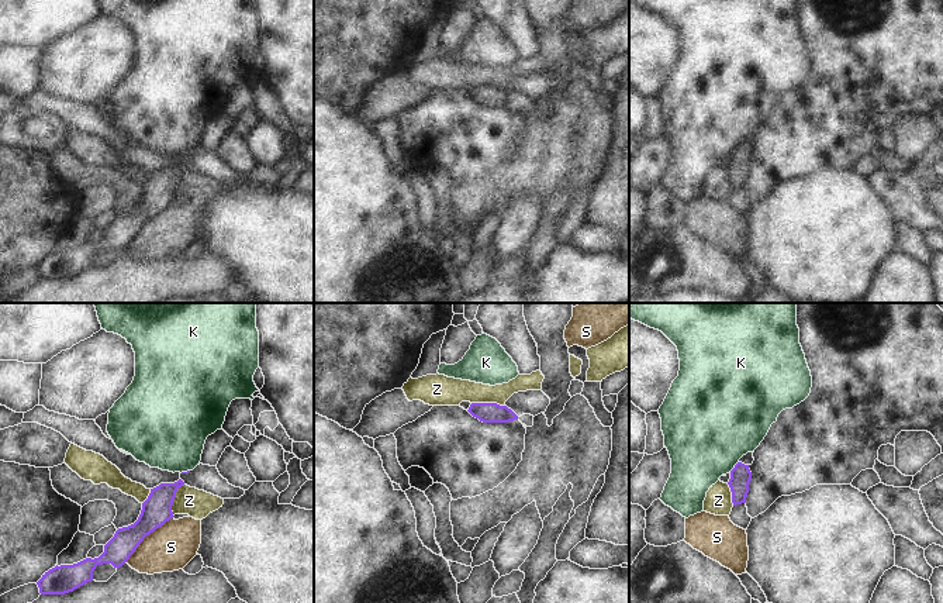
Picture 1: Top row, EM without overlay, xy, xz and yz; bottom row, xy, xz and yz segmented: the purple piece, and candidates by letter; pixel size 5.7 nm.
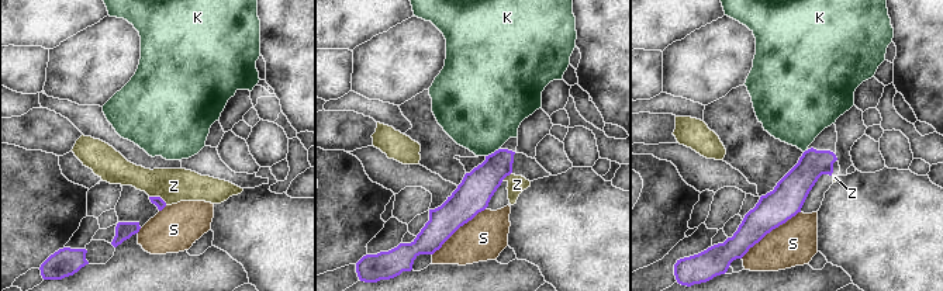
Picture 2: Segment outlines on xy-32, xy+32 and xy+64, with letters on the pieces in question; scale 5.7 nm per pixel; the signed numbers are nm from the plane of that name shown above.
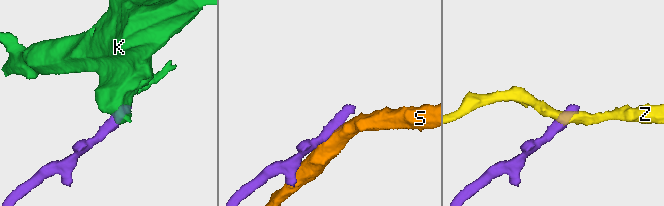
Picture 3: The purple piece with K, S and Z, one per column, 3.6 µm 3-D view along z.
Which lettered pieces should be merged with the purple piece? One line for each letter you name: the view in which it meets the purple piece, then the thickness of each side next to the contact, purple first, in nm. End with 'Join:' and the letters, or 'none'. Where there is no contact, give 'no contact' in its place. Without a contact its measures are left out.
Join: none

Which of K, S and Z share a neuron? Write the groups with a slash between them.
K / S / Z

